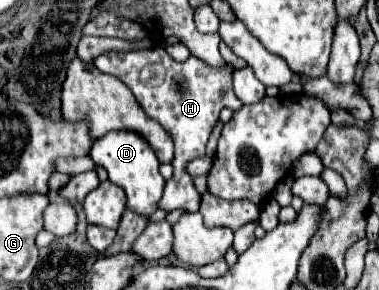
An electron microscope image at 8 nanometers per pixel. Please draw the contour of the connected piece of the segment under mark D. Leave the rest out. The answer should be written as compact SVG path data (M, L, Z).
M112 130L94 142L90 156L96 164L102 164L102 168L108 172L108 178L114 184L124 188L128 196L128 208L132 208L142 216L150 216L158 208L158 200L162 198L166 182L158 172L160 162L152 146L146 142L146 138L142 138L138 132L132 130Z

